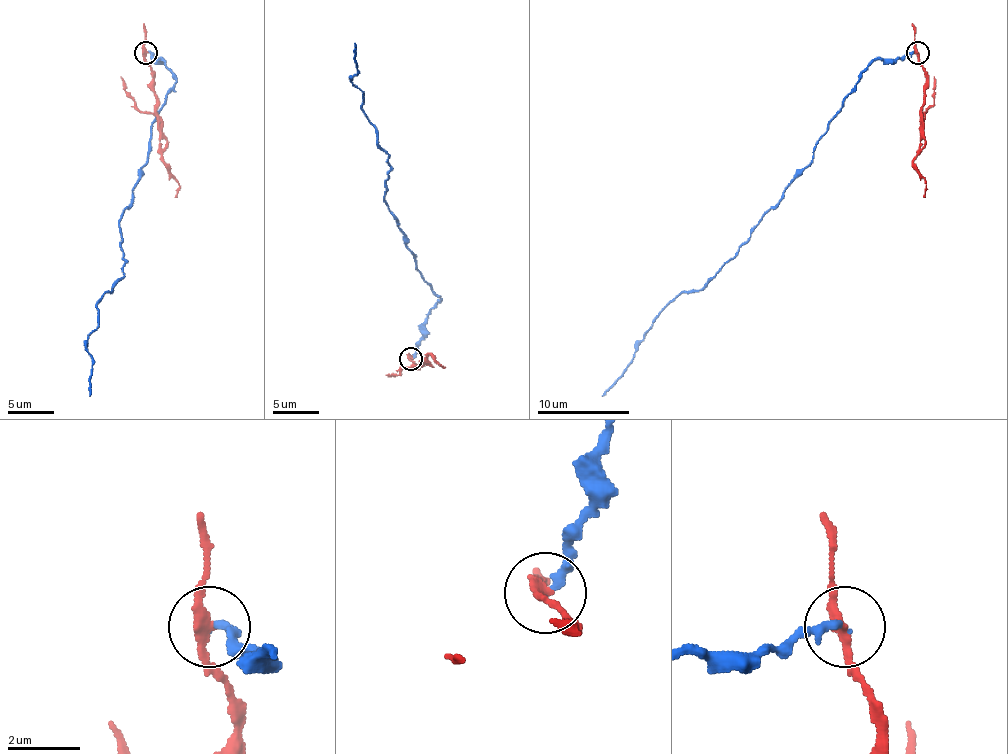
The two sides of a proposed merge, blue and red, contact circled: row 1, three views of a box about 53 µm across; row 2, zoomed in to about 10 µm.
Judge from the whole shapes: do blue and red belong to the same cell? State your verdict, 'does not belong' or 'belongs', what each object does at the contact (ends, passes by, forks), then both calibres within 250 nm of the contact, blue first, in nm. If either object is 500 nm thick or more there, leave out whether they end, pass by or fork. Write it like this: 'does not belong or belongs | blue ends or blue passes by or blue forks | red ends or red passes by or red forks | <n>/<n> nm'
does not belong | blue ends | red passes by | 280/280 nm

